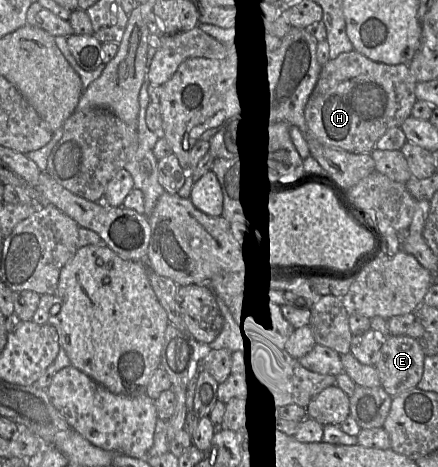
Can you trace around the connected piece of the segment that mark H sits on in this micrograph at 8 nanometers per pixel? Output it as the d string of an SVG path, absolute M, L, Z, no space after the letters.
M352 49L330 59L322 68L318 83L306 107L305 120L314 138L329 146L354 153L371 153L379 139L393 127L401 127L417 101L417 81L408 64L390 65L374 61L359 49Z

